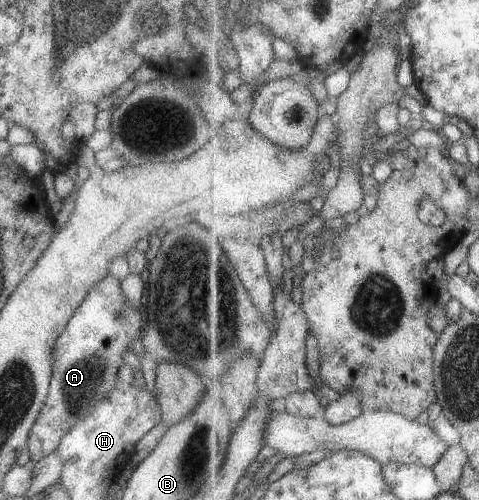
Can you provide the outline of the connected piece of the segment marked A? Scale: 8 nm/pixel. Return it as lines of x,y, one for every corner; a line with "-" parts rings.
108,274
94,284
55,341
48,395
27,439
30,463
55,451
62,436
116,388
117,370
125,364
123,354
129,350
130,342
140,338
145,325
137,306
121,292
119,282
118,278

